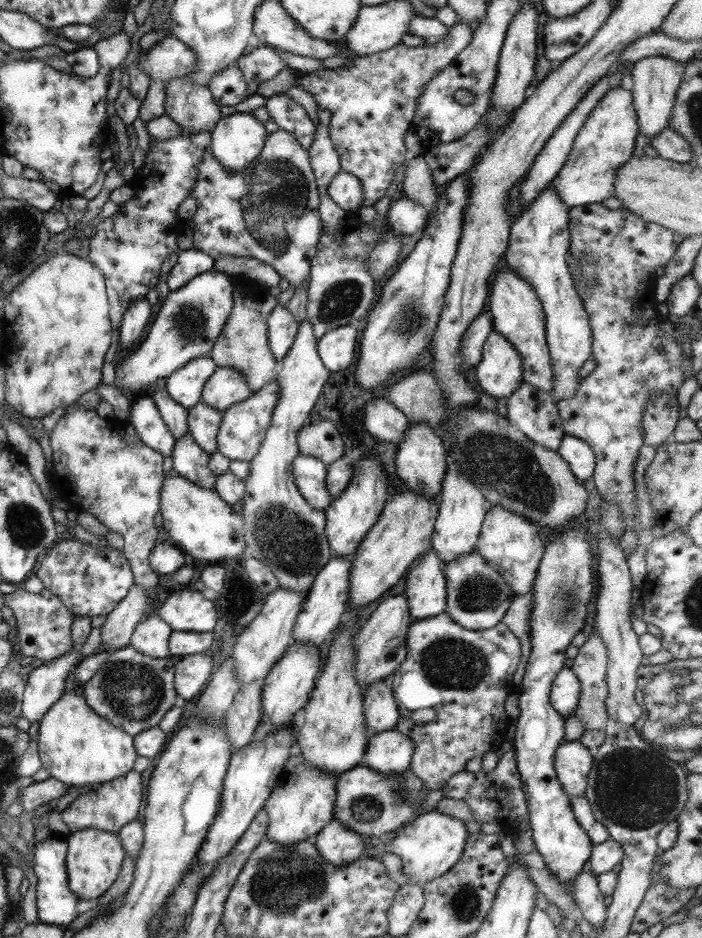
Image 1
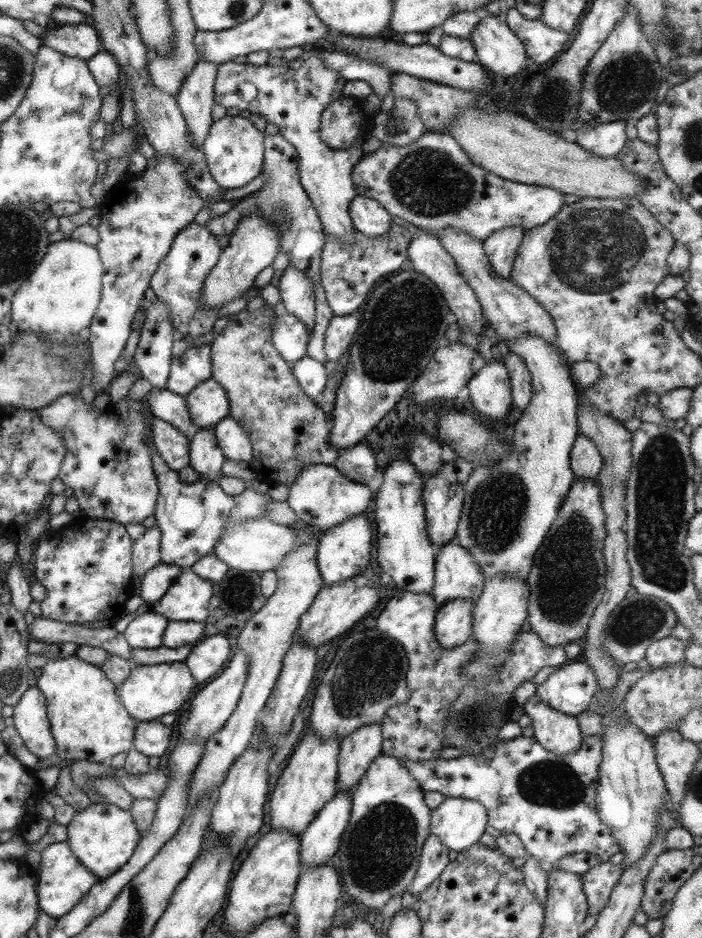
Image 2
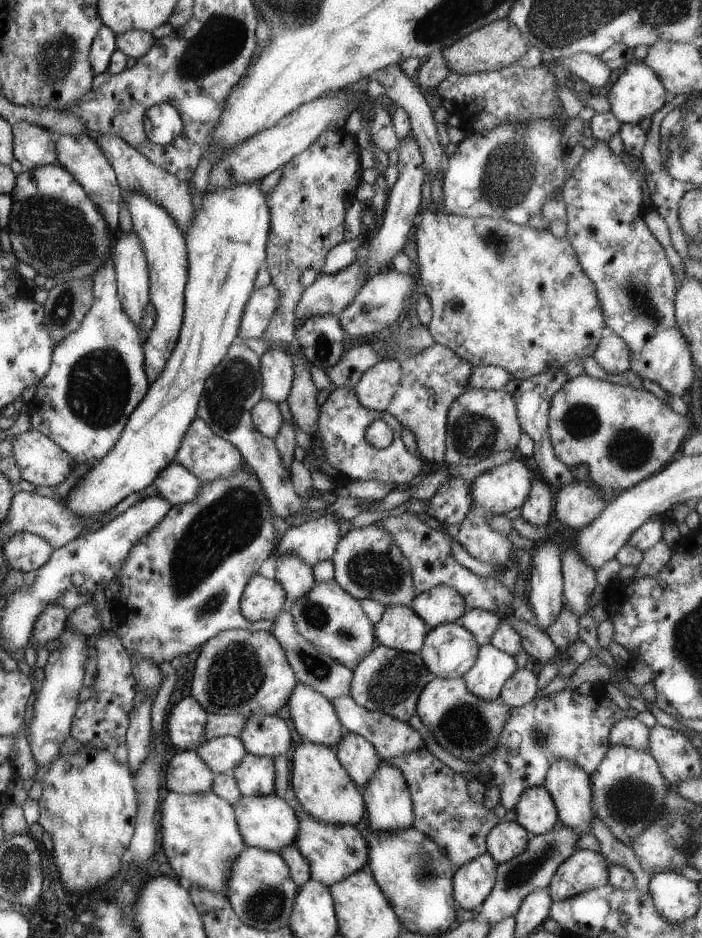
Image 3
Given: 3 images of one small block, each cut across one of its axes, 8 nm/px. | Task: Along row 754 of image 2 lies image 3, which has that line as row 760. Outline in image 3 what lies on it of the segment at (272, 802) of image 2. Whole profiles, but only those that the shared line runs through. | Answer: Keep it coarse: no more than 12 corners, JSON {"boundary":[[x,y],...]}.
{"boundary":[[334,748],[291,751],[290,783],[319,822],[357,828],[367,810]]}

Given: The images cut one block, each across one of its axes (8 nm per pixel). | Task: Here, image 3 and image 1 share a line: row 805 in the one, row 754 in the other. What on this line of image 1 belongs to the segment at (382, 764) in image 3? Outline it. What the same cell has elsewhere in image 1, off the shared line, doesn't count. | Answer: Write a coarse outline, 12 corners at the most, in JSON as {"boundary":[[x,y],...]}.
{"boundary":[[397,730],[368,738],[361,763],[401,776],[414,746]]}

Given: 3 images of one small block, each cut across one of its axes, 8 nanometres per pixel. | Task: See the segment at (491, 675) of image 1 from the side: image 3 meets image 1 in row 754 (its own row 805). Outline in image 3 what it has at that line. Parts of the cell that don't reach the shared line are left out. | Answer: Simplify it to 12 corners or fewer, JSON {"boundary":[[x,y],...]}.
{"boundary":[[425,746],[399,769],[412,825],[453,867],[486,852],[498,823]]}

